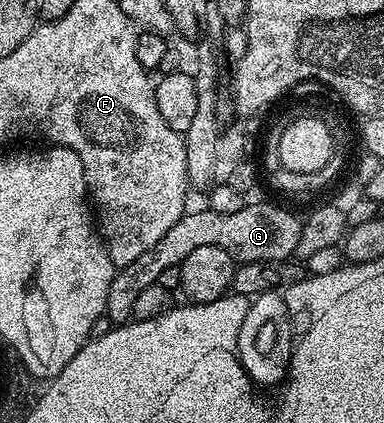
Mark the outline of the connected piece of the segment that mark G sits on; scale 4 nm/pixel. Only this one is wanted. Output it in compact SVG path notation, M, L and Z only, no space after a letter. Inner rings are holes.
M247 203L240 211L221 213L209 207L203 207L193 213L187 211L174 226L168 230L168 235L156 243L136 263L121 266L115 272L112 283L108 287L108 303L105 314L114 323L126 323L134 316L136 299L147 289L157 285L160 274L167 267L182 265L196 247L224 247L235 262L244 261L285 261L293 258L300 240L302 221L294 213L286 209L277 209L274 205L254 205Z

